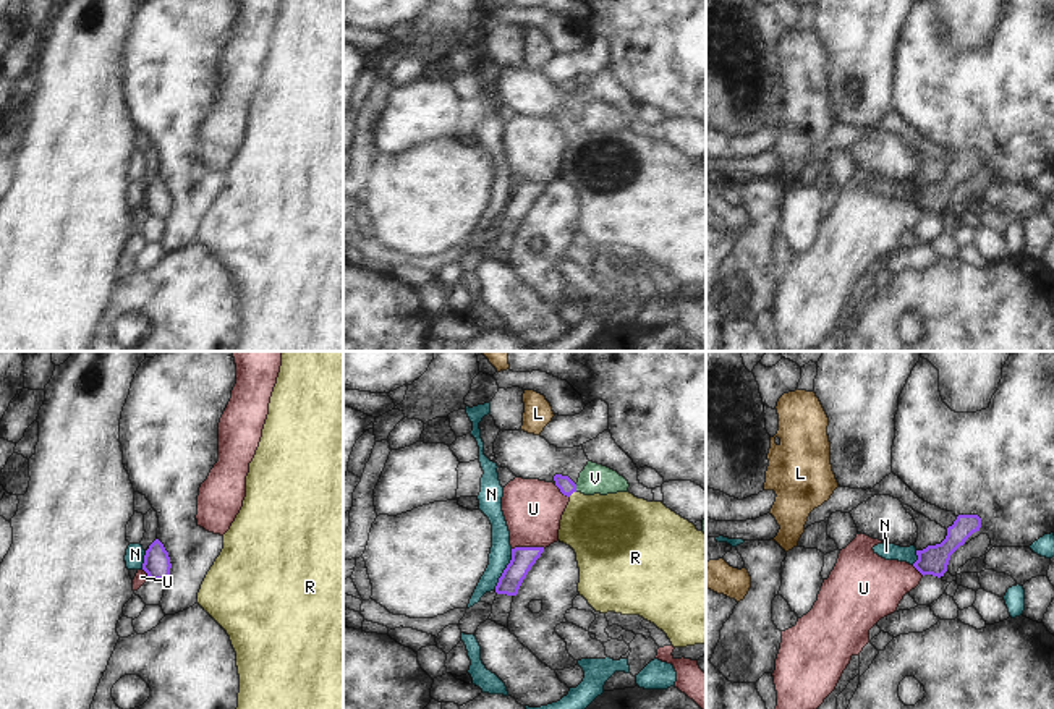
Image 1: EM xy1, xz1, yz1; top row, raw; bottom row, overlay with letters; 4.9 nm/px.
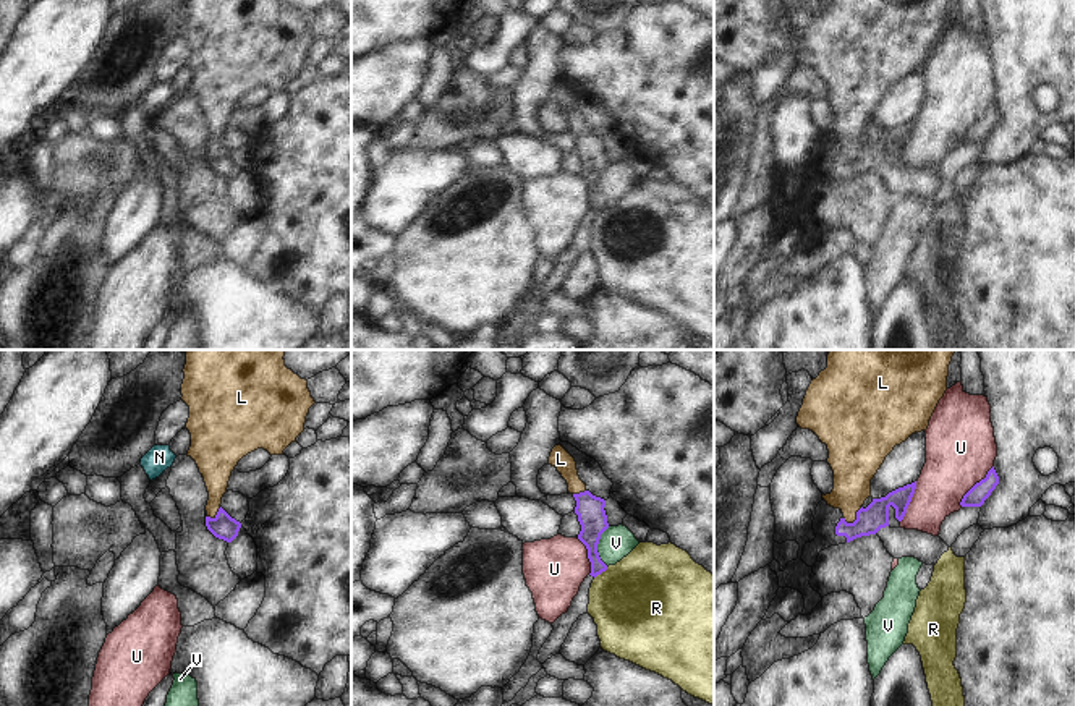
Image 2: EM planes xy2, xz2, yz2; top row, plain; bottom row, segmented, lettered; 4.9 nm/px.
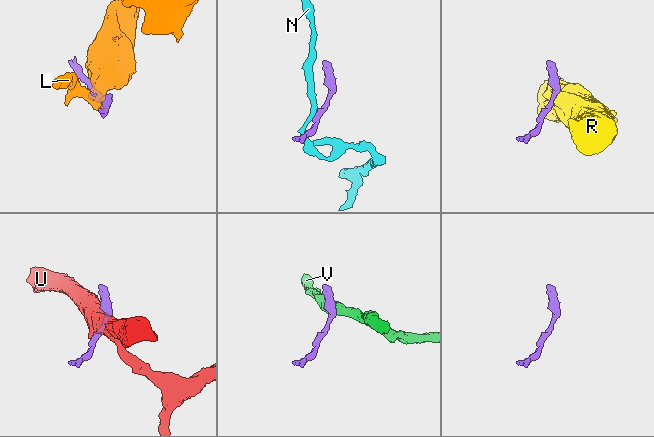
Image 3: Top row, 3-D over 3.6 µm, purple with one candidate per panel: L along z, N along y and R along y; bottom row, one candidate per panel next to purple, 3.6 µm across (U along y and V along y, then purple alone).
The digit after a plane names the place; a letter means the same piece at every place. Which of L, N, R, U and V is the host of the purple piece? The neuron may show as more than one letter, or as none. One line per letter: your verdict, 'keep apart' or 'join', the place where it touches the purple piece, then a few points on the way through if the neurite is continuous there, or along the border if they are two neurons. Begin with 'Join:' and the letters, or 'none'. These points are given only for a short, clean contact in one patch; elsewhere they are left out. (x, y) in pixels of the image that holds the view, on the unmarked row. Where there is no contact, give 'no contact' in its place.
Join: L
L: join; contact yz2 (857, 156); way yz2 (870, 157), (857, 156), (854, 106)
N: keep apart; contact xz1 (505, 206); border xz1 (512, 186), (512, 196), (494, 225)
R: keep apart; contact xz2 (601, 209); border xz2 (607, 204), (594, 216)
U: keep apart; contact yz2 (975, 122)
V: keep apart; contact xz2 (596, 183); border xz2 (609, 164), (601, 172), (598, 182), (598, 193), (606, 203)

